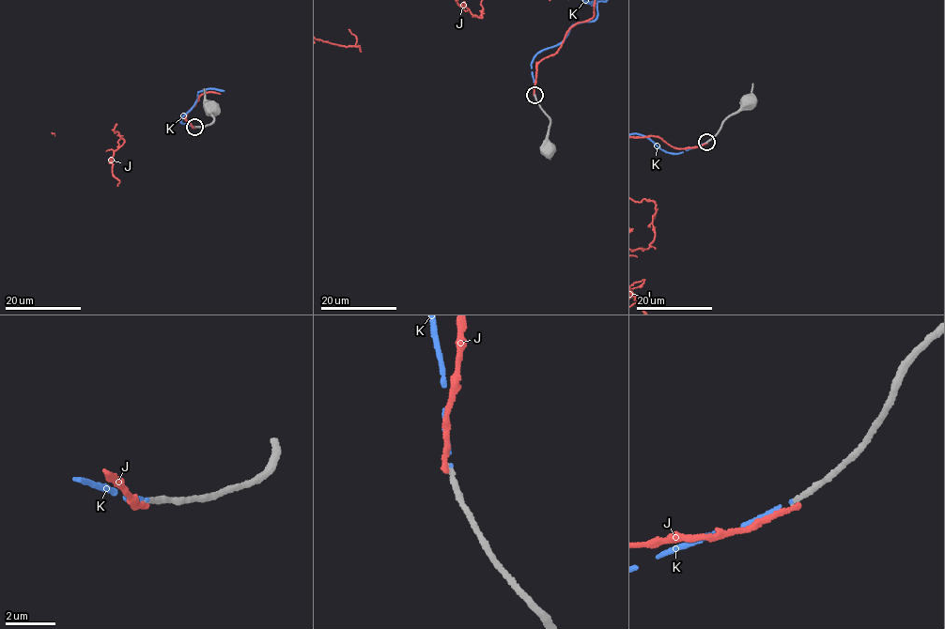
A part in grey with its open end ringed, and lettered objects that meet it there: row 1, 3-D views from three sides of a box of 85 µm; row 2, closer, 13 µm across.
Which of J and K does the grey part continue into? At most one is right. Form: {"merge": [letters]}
{"merge": ["K"]}

